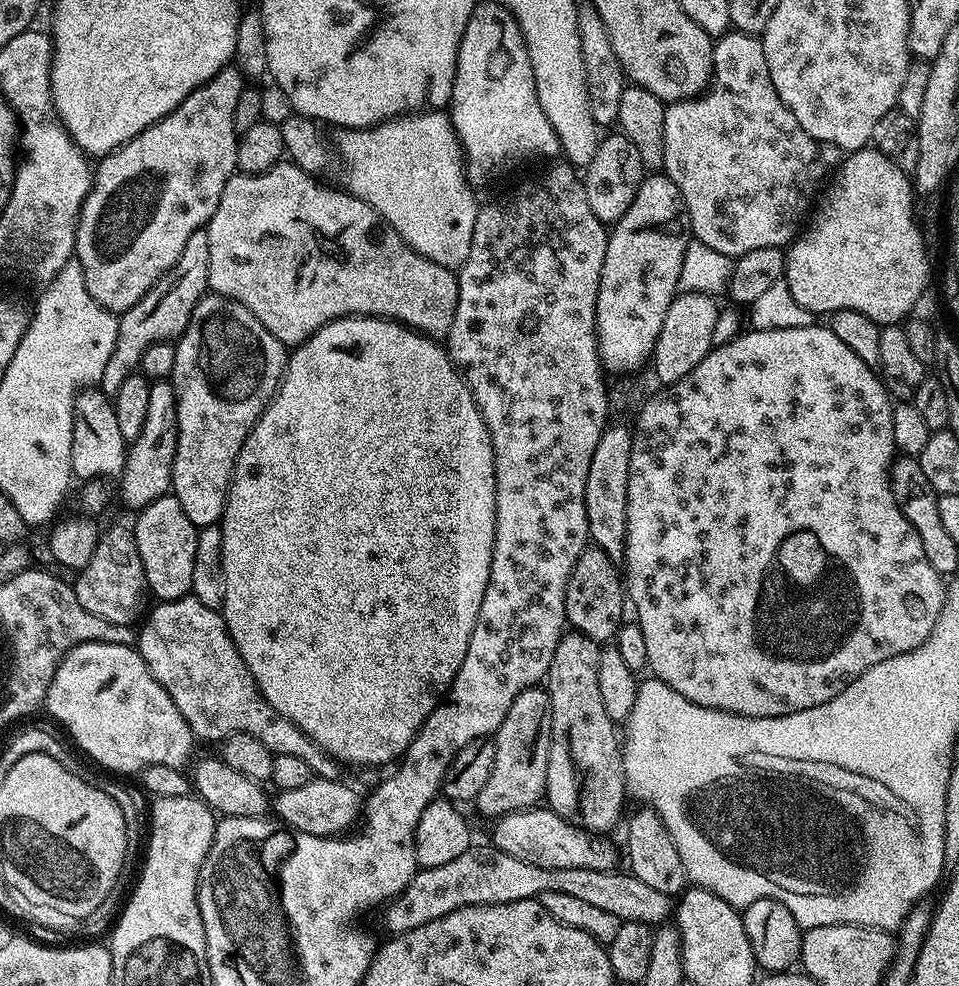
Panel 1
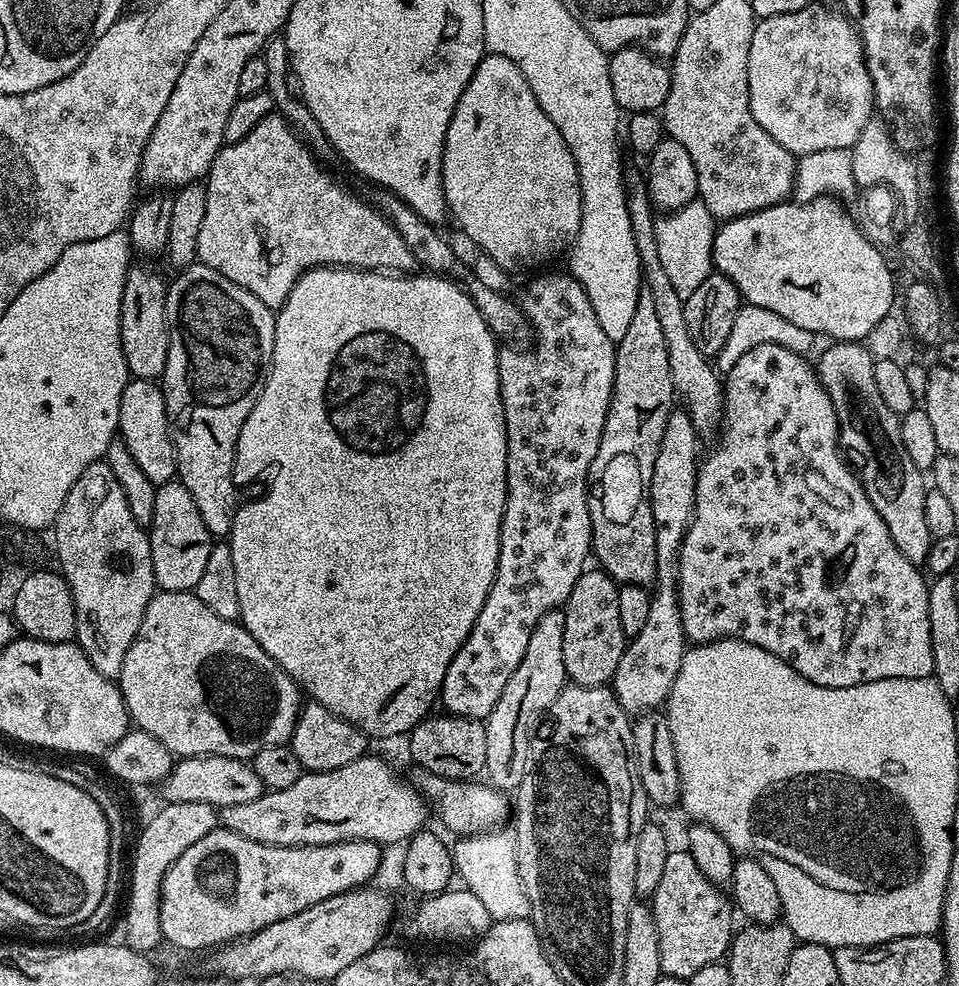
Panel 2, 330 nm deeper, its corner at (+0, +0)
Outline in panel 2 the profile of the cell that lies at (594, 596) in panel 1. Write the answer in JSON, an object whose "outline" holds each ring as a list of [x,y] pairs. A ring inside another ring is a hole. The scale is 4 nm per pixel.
{"outline":[[[596,566],[589,567],[574,582],[574,590],[570,590],[570,598],[562,606],[562,658],[571,683],[582,686],[607,685],[618,670],[618,662],[626,647],[622,617],[618,615],[619,593],[616,581]]]}

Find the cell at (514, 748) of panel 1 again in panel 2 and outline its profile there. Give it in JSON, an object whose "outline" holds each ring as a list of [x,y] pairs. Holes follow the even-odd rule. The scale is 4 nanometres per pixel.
{"outline":[[[557,610],[547,612],[530,634],[530,643],[526,646],[526,654],[522,654],[522,662],[518,662],[518,670],[510,674],[510,682],[506,682],[506,690],[502,690],[502,698],[494,706],[494,710],[484,724],[486,730],[486,780],[497,790],[514,790],[524,780],[530,767],[530,753],[534,747],[532,727],[540,720],[540,715],[547,713],[558,698],[558,694],[566,686],[568,675],[562,658],[562,634],[564,633],[564,613]]]}

